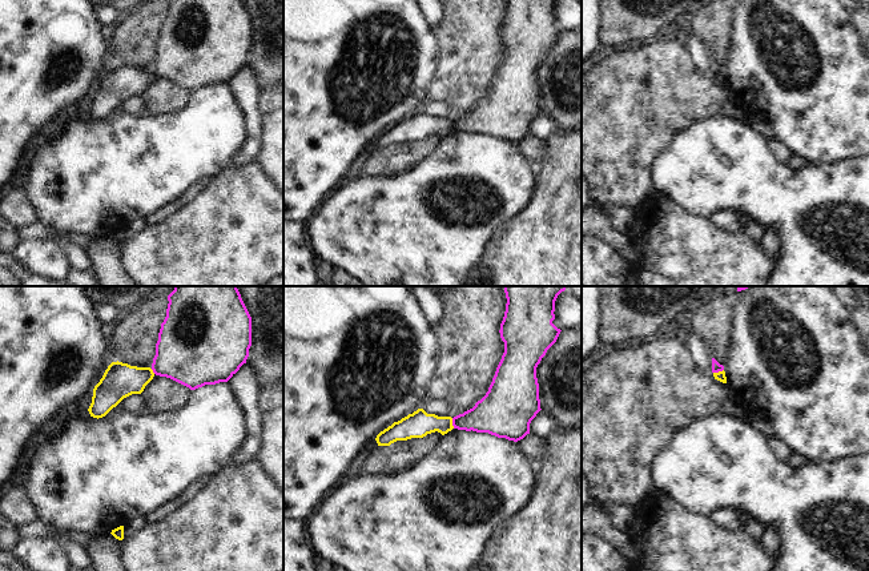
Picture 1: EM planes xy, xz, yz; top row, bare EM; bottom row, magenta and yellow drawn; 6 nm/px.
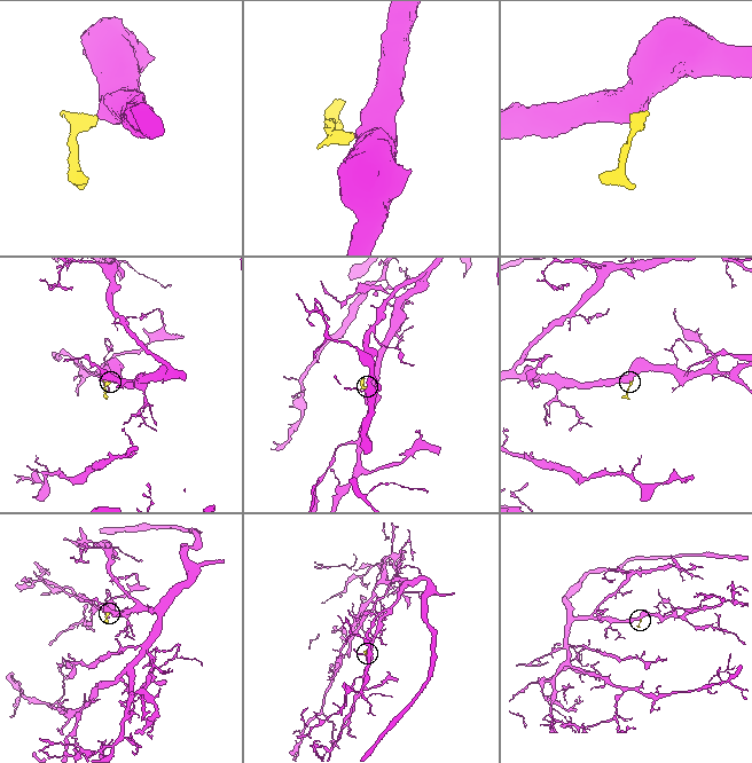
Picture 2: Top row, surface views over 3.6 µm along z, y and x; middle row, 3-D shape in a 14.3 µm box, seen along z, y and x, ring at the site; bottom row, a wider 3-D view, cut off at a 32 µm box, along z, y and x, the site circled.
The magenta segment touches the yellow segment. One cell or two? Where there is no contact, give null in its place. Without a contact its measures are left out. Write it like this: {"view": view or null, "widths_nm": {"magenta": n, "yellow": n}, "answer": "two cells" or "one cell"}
{"view": "xz", "widths_nm": {"magenta": 240, "yellow": 160}, "answer": "two cells"}

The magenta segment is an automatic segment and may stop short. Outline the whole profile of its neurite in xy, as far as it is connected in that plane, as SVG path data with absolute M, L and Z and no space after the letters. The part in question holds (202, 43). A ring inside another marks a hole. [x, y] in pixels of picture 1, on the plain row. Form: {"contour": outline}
{"contour": "M168 0L152 72L190 92L228 84L246 65L252 19L242 0Z"}

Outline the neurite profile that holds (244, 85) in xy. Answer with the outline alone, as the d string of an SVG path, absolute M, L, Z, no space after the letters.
M244 65L228 83L246 124L245 142L236 153L230 166L245 166L257 161L262 142L262 116L260 112L260 87L250 67Z

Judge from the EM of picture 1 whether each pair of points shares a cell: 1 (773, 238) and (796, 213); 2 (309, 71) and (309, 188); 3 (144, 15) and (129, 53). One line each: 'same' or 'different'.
1: different
2: same
3: same

